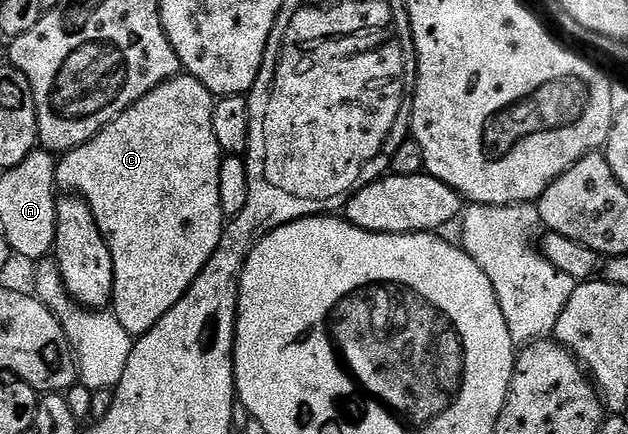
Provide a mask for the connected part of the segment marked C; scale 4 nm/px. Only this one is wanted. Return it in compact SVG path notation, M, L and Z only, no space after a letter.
M181 72L176 77L158 84L158 88L146 92L146 96L142 96L142 100L138 100L130 108L126 108L126 112L119 114L114 121L106 124L106 128L102 128L90 140L86 140L86 144L69 150L56 163L57 187L61 191L71 192L73 195L84 198L86 204L90 204L90 212L94 212L94 220L110 248L110 256L114 260L114 292L112 293L110 310L116 315L118 324L122 324L122 328L126 328L126 332L130 335L139 336L145 334L150 328L154 328L154 324L158 324L158 320L162 320L162 316L166 316L166 312L170 312L170 308L174 308L174 304L178 304L178 300L182 300L182 296L190 288L190 284L194 284L194 280L198 280L198 272L202 272L202 268L206 268L210 256L214 256L214 248L218 248L218 240L226 225L226 215L222 208L222 196L218 184L222 151L218 144L218 136L214 136L212 117L215 107L216 102L212 93L199 80L191 78L186 72Z

